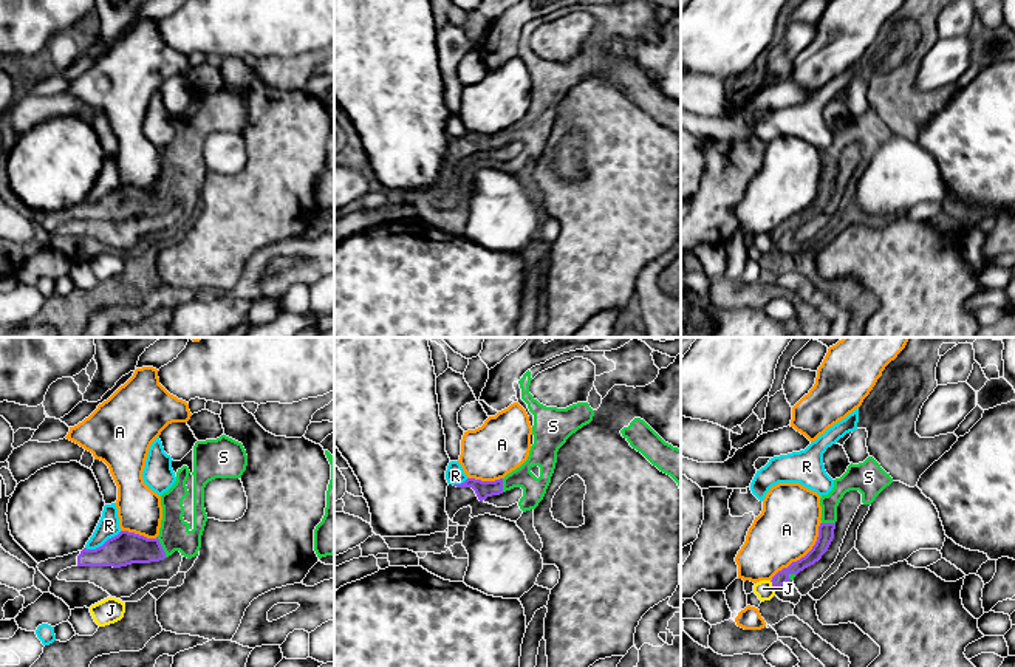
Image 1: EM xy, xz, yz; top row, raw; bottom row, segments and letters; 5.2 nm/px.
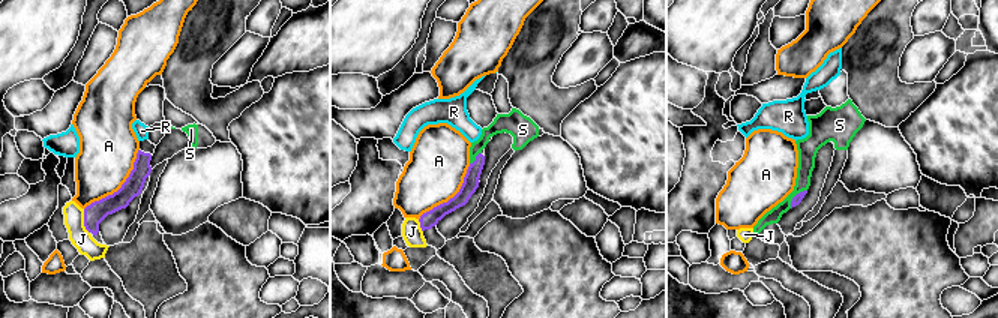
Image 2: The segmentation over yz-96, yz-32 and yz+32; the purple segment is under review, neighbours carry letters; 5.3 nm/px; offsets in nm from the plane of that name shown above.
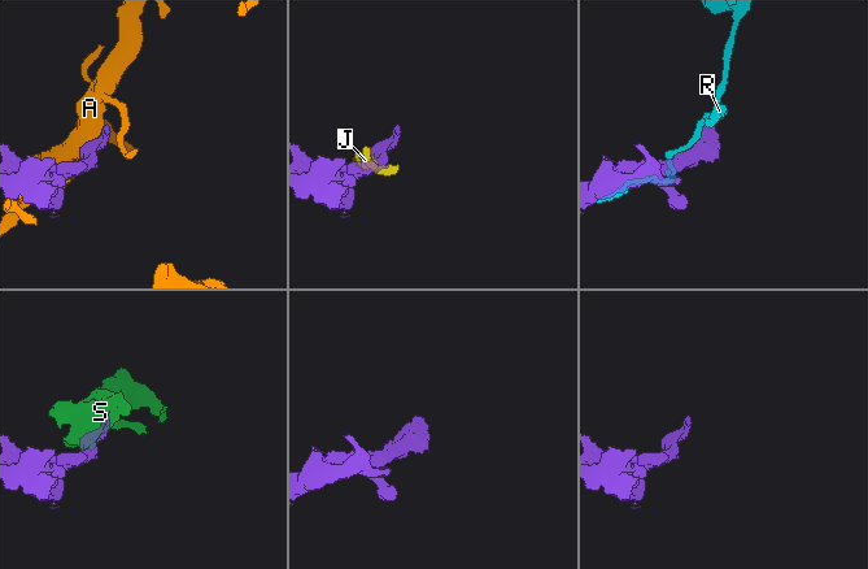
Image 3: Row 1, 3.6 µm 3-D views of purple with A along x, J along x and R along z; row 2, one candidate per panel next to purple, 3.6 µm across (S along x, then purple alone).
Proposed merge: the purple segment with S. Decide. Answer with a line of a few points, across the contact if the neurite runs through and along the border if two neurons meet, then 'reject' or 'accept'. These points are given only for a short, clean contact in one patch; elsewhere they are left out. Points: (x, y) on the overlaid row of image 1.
accept

